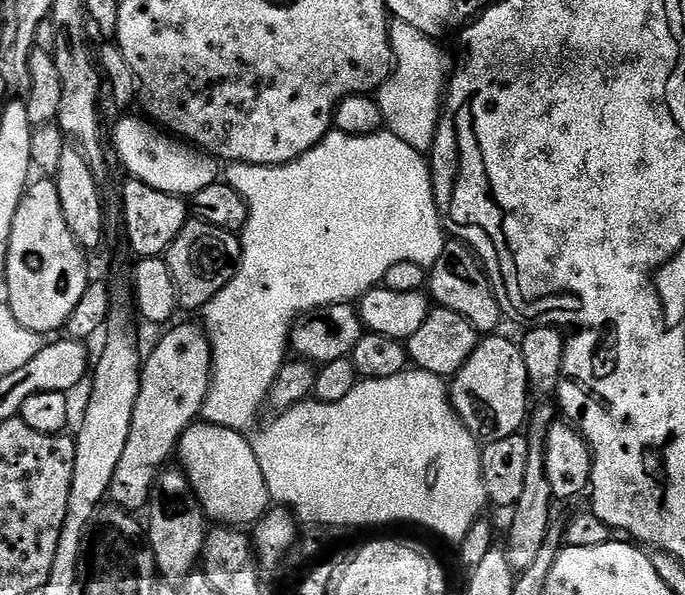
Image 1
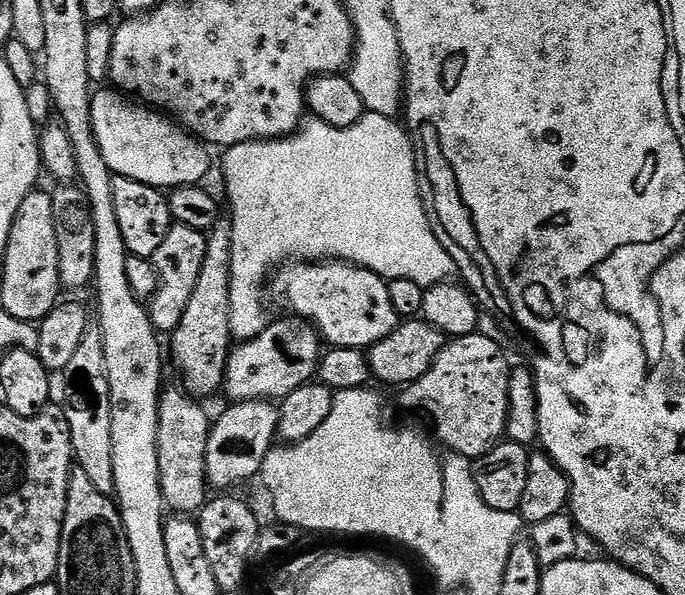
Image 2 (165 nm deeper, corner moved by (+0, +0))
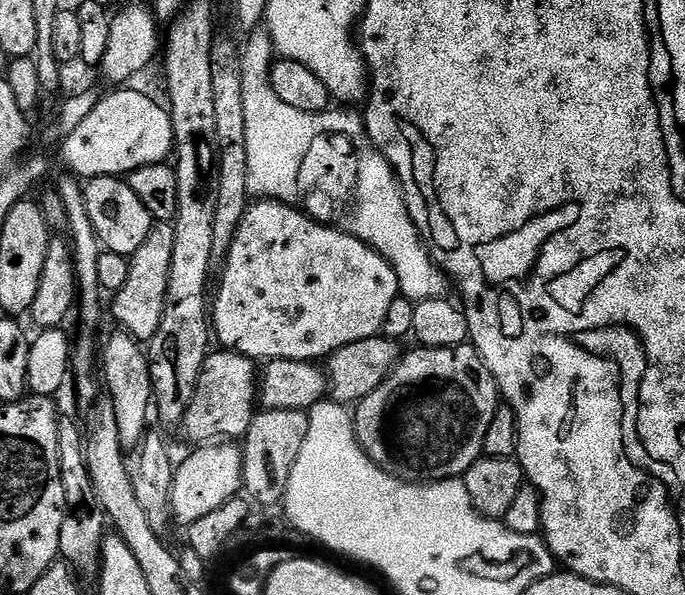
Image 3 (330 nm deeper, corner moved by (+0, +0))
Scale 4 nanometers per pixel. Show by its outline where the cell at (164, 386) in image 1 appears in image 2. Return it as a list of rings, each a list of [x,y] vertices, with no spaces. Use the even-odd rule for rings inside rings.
[[[221,218],[207,233],[206,259],[198,273],[198,283],[190,302],[186,302],[186,314],[182,322],[170,334],[172,360],[180,371],[182,387],[191,396],[205,398],[218,393],[224,386],[224,375],[228,369],[228,355],[234,347],[230,326],[230,286],[232,285],[232,222]]]

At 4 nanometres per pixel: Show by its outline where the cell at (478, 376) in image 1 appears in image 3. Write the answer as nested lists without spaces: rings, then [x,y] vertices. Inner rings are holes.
[[[471,343],[460,344],[456,348],[416,346],[413,349],[413,352],[405,351],[401,355],[392,373],[380,383],[374,394],[366,394],[366,398],[355,405],[356,437],[366,455],[376,461],[383,472],[399,480],[455,480],[463,477],[464,472],[470,470],[470,466],[474,466],[483,453],[486,430],[490,430],[490,421],[502,403],[500,390],[486,362],[482,362]],[[404,412],[412,412],[408,432],[404,432]]]

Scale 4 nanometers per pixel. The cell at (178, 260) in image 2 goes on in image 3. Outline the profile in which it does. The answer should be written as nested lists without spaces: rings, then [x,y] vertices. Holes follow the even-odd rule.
[[[168,222],[153,223],[150,230],[150,238],[146,238],[146,242],[142,242],[142,246],[138,246],[138,250],[128,261],[128,273],[126,274],[126,286],[122,286],[122,290],[118,290],[111,297],[112,300],[112,316],[120,323],[119,327],[128,335],[133,336],[135,340],[141,342],[150,342],[154,338],[154,334],[158,334],[158,325],[162,323],[162,310],[166,302],[166,286],[170,282],[170,257],[174,254],[174,230],[172,224]]]

